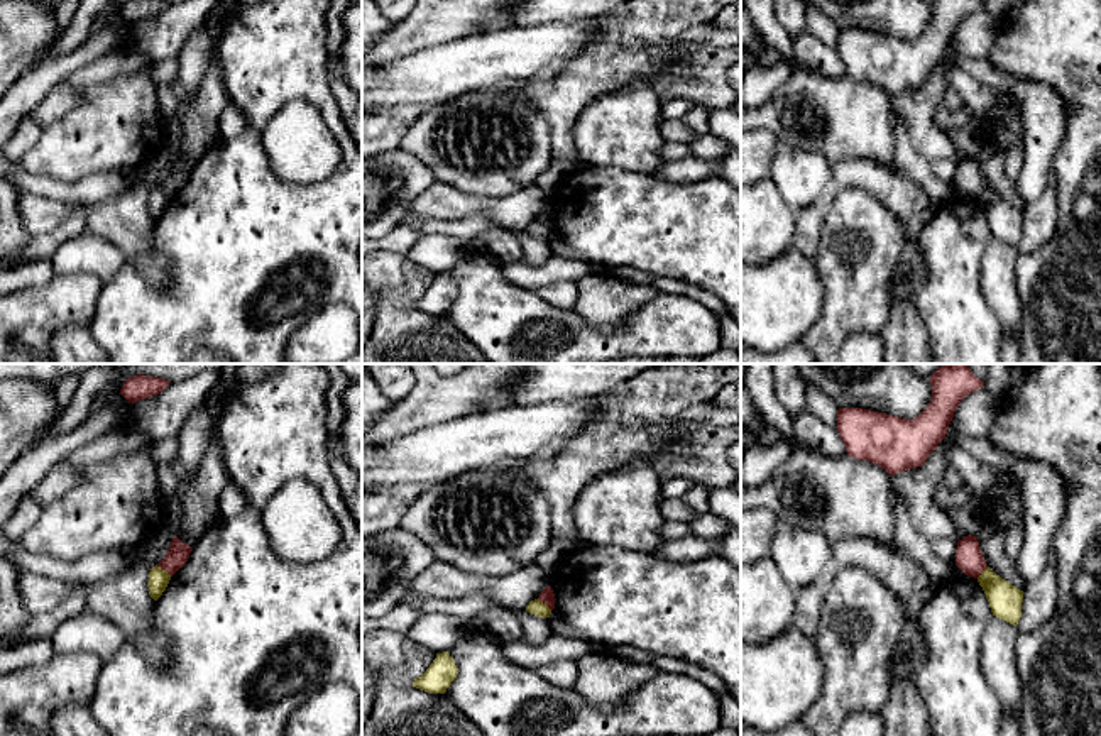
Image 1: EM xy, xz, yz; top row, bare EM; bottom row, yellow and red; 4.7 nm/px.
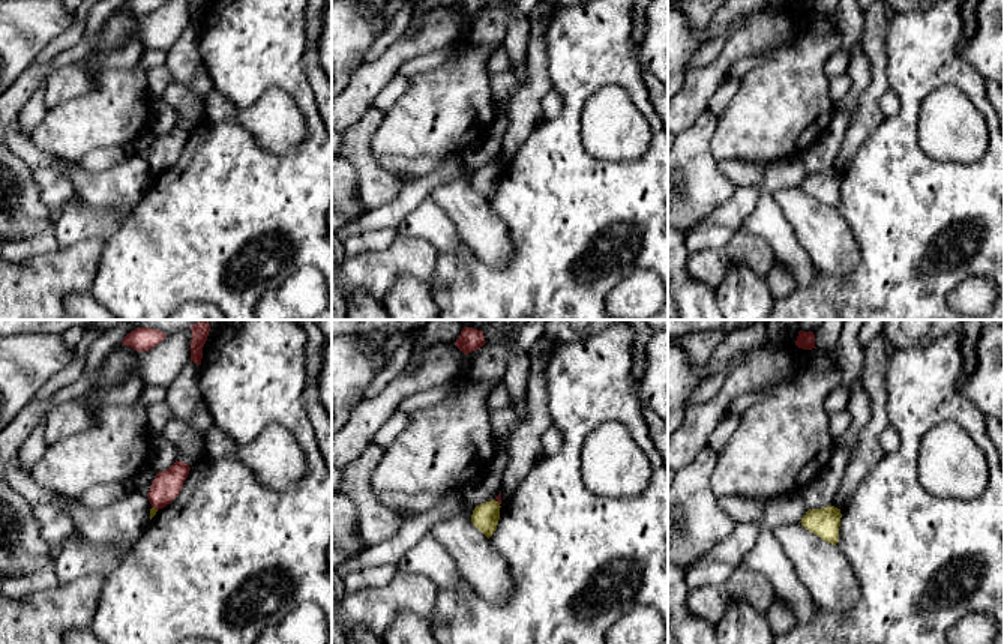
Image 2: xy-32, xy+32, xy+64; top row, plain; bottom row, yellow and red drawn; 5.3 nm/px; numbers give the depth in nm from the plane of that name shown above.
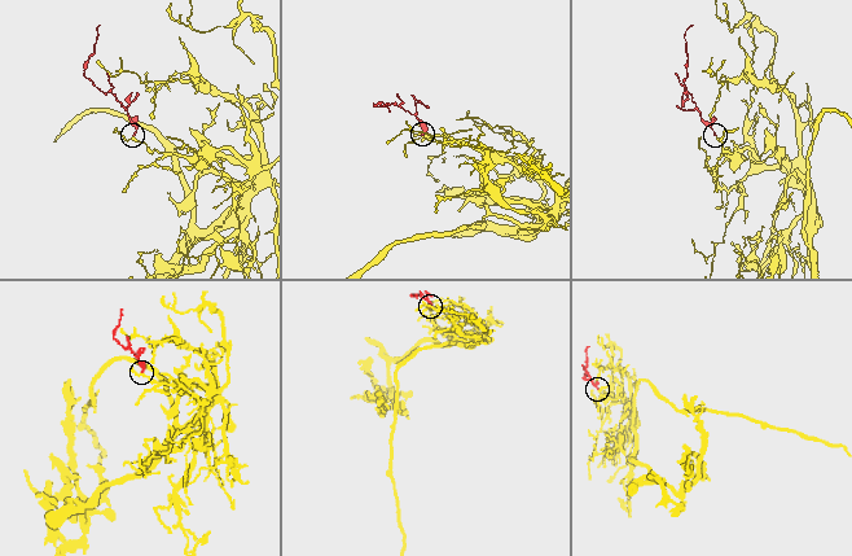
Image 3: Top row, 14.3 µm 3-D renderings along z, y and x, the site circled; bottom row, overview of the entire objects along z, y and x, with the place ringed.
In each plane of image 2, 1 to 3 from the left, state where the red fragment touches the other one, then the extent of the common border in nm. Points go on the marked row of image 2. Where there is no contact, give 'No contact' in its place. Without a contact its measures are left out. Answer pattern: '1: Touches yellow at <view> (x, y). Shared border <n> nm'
1: Touches yellow at xy-32 (156, 509). Shared border 40 nm
2: Touches yellow at xy+32 (497, 502). Shared border 40 nm
3: No contact

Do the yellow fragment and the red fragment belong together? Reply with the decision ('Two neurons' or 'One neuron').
Two neurons

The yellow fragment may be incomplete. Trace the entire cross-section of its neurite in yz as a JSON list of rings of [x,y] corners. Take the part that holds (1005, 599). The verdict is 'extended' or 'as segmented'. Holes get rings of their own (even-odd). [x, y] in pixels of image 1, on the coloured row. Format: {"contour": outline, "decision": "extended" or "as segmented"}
{"contour": [[[989,567],[981,572],[978,582],[986,594],[993,616],[1016,626],[1022,618],[1023,590],[996,575]]], "decision": "as segmented"}

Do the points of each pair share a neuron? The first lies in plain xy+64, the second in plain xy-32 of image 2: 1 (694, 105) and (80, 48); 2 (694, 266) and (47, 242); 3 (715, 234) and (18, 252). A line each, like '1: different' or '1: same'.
1: same
2: different
3: same

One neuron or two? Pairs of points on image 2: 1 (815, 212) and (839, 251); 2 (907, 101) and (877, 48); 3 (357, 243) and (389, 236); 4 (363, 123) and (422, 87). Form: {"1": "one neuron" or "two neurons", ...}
{"1": "one neuron", "2": "two neurons", "3": "one neuron", "4": "two neurons"}

